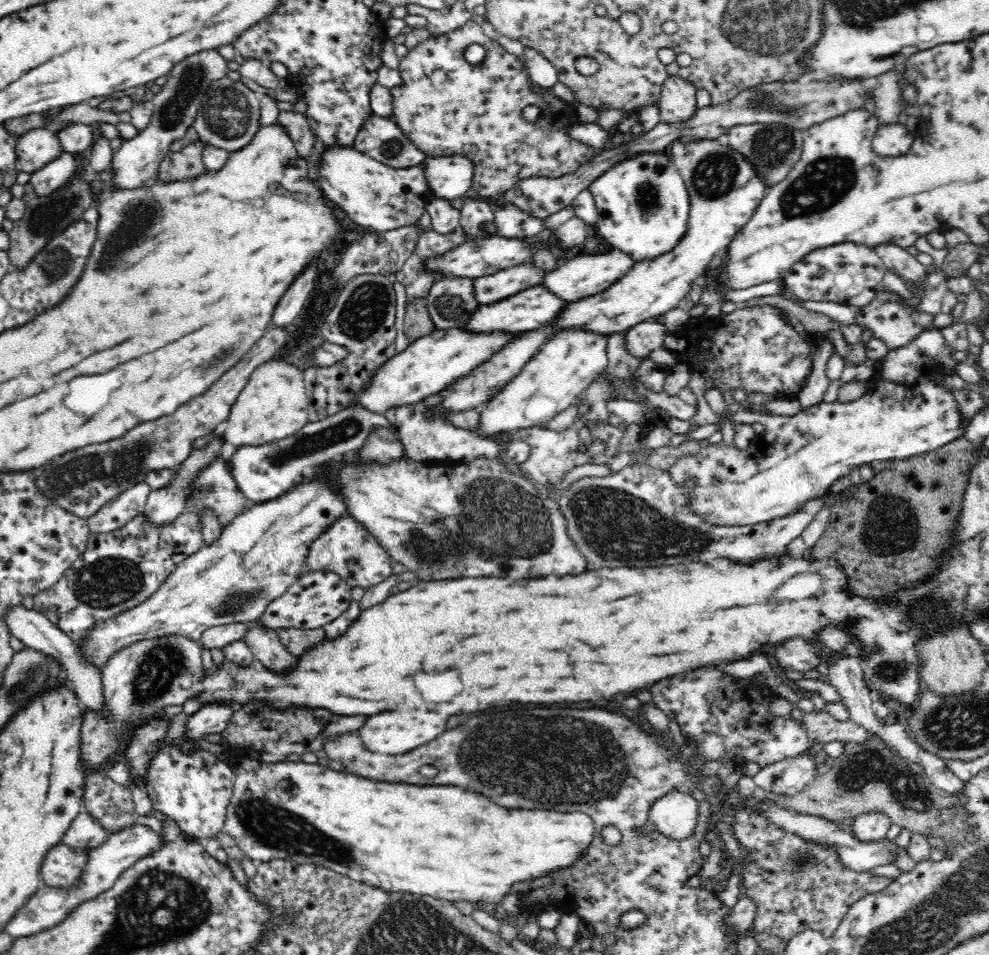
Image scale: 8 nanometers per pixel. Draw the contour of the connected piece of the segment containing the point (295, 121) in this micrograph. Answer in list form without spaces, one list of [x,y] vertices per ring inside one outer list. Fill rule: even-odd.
[[[279,110],[278,125],[284,127],[295,146],[295,154],[307,160],[314,152],[314,133],[304,113]]]

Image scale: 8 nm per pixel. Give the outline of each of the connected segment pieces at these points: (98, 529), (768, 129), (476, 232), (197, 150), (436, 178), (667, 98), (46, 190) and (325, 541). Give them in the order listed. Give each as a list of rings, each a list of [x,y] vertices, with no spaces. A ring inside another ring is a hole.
[[[140,481],[132,488],[118,493],[101,509],[87,518],[92,533],[107,533],[118,530],[132,518],[142,514],[151,488],[145,481]]]
[[[740,124],[730,128],[728,133],[728,144],[740,154],[751,165],[755,167],[756,174],[764,179],[768,187],[773,184],[782,182],[788,172],[796,166],[796,162],[800,160],[803,147],[803,134],[800,129],[788,124]]]
[[[468,197],[459,209],[460,226],[470,235],[471,240],[490,236],[489,232],[481,230],[484,223],[492,223],[495,212],[492,202],[479,197]]]
[[[198,139],[183,146],[180,152],[170,151],[160,163],[157,178],[160,181],[191,181],[196,175],[208,171],[202,160],[205,143]]]
[[[426,157],[422,162],[430,193],[448,200],[462,198],[473,186],[474,165],[468,157]]]
[[[668,76],[662,86],[658,102],[661,123],[687,122],[694,116],[697,88],[681,76]]]
[[[64,152],[60,158],[30,173],[29,182],[34,186],[33,195],[48,196],[65,187],[76,170],[74,154]]]
[[[351,516],[337,518],[312,544],[309,546],[304,561],[304,571],[316,572],[325,570],[337,574],[351,587],[361,586],[363,589],[384,582],[392,573],[390,555],[384,547],[371,536],[370,531],[364,528]]]

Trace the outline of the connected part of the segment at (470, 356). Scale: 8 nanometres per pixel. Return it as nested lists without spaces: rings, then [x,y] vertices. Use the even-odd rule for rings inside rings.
[[[447,328],[436,330],[430,335],[418,338],[408,348],[376,369],[371,376],[370,384],[364,392],[356,394],[353,404],[361,404],[363,408],[376,414],[383,414],[388,408],[406,406],[424,401],[452,386],[457,378],[474,372],[478,366],[484,366],[488,360],[504,350],[504,345],[520,338],[524,333],[474,334],[464,328]]]

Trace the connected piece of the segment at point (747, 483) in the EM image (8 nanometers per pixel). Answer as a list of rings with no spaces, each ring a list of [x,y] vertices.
[[[934,328],[932,331],[925,331],[922,335],[919,335],[910,345],[903,346],[903,348],[897,350],[889,350],[888,355],[885,357],[884,362],[879,366],[878,372],[870,379],[870,389],[862,398],[854,400],[854,402],[832,402],[826,404],[826,402],[820,402],[811,407],[802,408],[797,414],[793,416],[783,415],[764,415],[764,413],[756,413],[750,411],[738,411],[736,414],[730,414],[727,418],[734,420],[736,424],[760,422],[766,427],[765,431],[761,434],[761,437],[756,436],[754,443],[750,444],[748,451],[729,449],[724,445],[722,441],[708,446],[701,447],[700,451],[692,456],[680,456],[678,462],[674,464],[669,470],[671,479],[675,484],[680,486],[682,482],[686,482],[688,478],[695,479],[695,485],[689,494],[689,501],[687,507],[691,508],[693,512],[703,516],[706,522],[711,524],[717,524],[718,526],[748,526],[755,525],[761,522],[774,521],[780,517],[785,517],[787,514],[795,513],[803,506],[807,504],[808,500],[826,496],[830,492],[830,486],[838,478],[843,476],[849,476],[852,470],[862,465],[868,465],[874,460],[879,461],[893,461],[894,459],[908,459],[914,458],[916,455],[925,454],[931,450],[936,450],[941,446],[947,445],[949,442],[956,440],[957,438],[964,437],[966,432],[966,424],[962,421],[962,415],[960,415],[960,409],[958,409],[958,401],[954,397],[951,390],[944,389],[940,382],[937,382],[936,378],[940,378],[941,375],[946,378],[948,375],[954,374],[957,363],[954,361],[952,346],[945,345],[942,332],[939,329]]]

